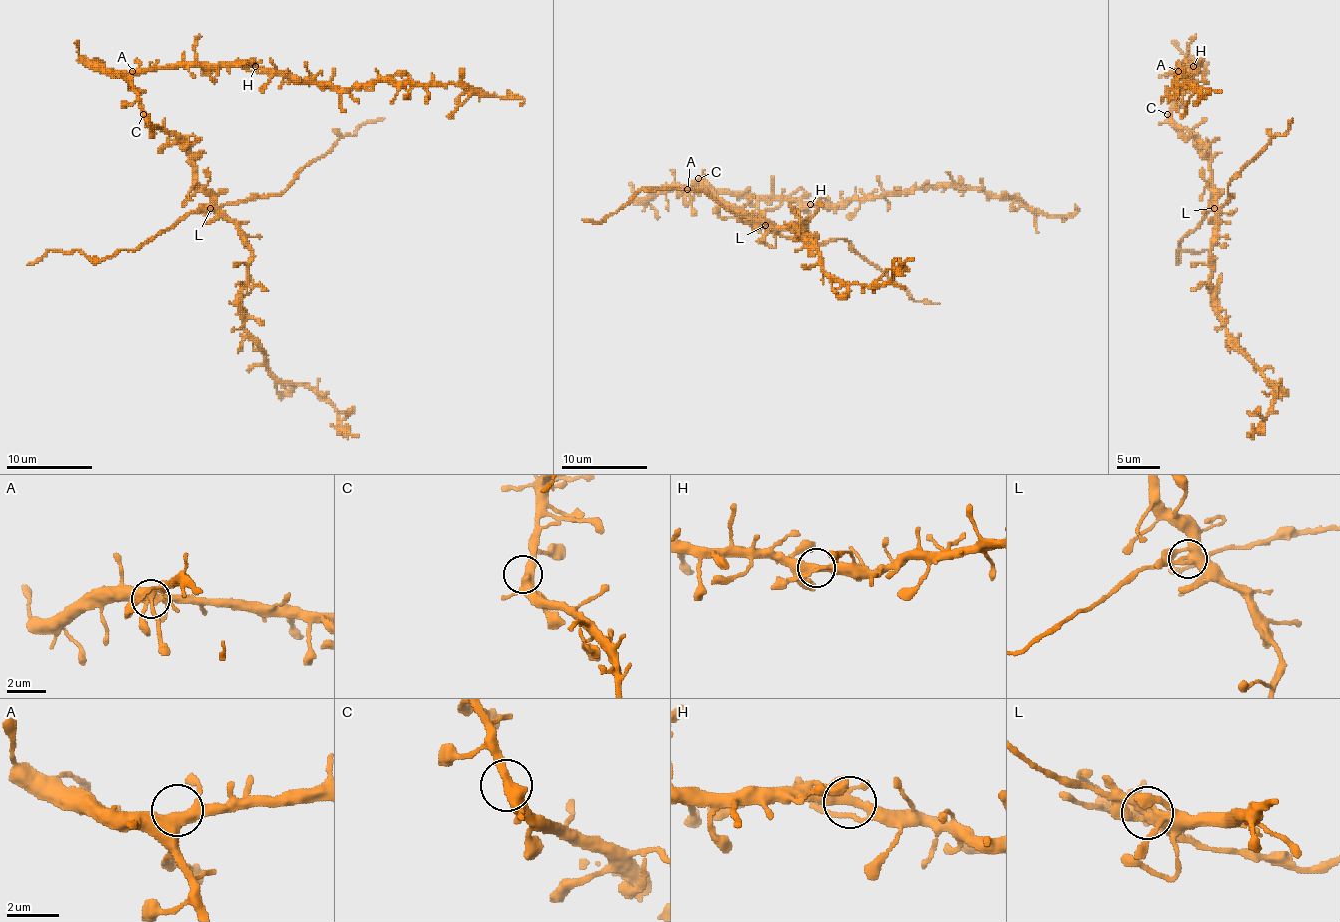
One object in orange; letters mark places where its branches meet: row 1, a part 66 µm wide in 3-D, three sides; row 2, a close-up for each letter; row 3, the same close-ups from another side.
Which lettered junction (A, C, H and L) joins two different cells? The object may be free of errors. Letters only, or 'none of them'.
none of them

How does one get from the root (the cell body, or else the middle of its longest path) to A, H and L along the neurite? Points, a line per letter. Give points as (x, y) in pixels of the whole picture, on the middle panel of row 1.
A: (700, 183), (687, 189)
H: (700, 183), (687, 187), (702, 191), (784, 196), (810, 204)
L: (700, 183), (705, 183), (745, 221), (765, 226)

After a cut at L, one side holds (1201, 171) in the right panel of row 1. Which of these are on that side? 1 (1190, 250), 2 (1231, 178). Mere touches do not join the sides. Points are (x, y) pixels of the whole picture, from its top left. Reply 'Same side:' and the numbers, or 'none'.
Same side: none

